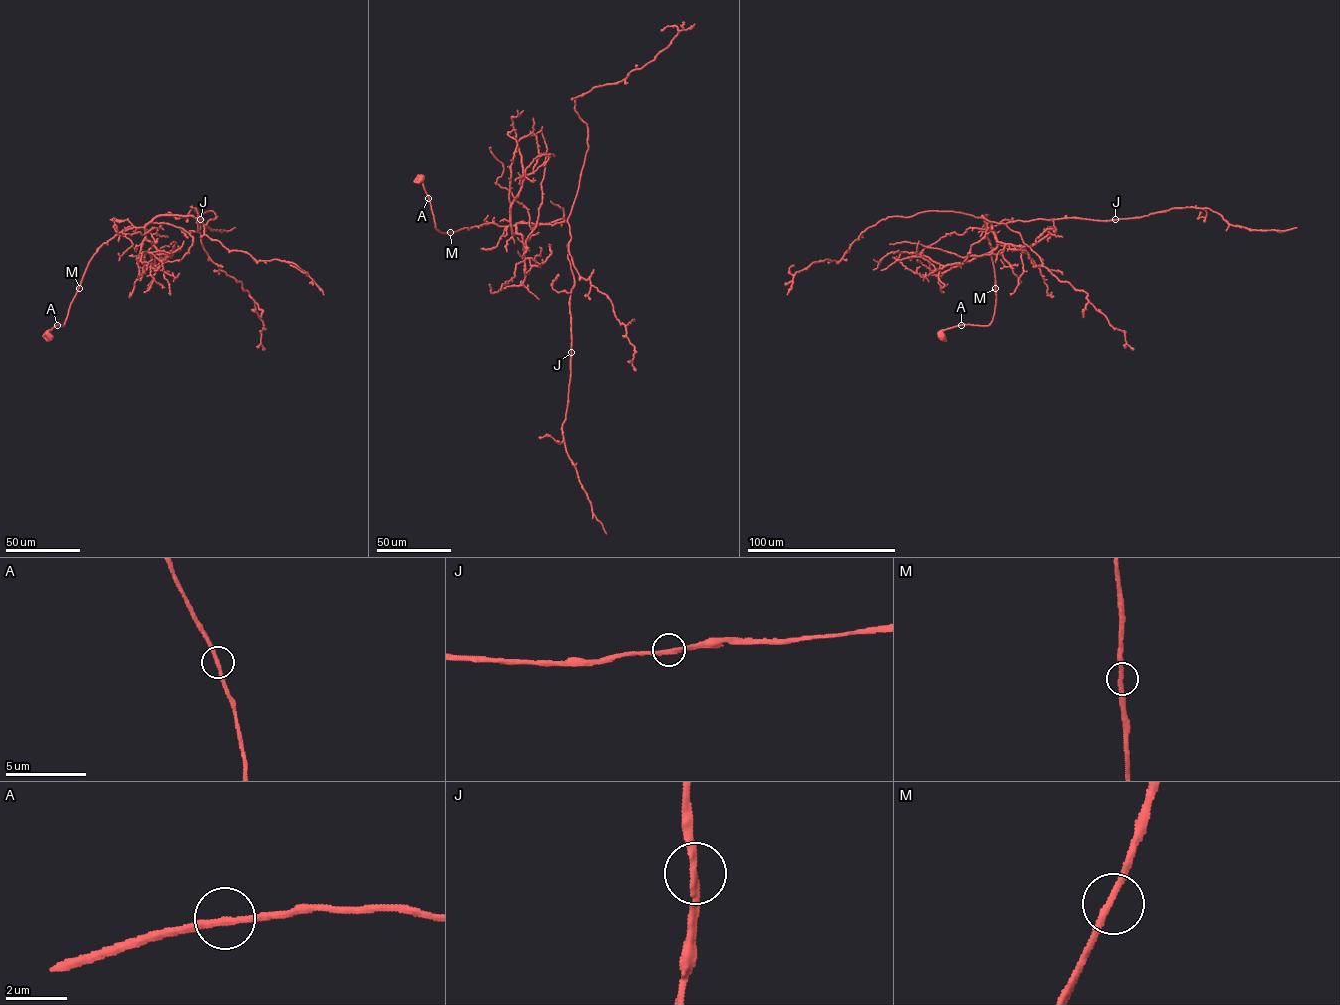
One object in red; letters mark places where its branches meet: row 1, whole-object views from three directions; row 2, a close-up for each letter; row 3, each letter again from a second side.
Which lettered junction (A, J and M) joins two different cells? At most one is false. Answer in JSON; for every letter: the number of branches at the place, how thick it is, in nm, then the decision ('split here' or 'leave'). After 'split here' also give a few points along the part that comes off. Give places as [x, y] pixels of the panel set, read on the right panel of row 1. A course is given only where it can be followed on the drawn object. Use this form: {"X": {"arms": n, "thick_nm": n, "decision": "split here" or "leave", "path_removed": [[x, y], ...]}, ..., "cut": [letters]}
{"A": {"arms": 2, "thick_nm": 240, "decision": "leave"}, "J": {"arms": 2, "thick_nm": 240, "decision": "leave"}, "M": {"arms": 2, "thick_nm": 240, "decision": "leave"}, "cut": []}

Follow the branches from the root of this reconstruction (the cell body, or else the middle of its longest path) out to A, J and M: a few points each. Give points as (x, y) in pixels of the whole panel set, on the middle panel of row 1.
A: (419, 178), (428, 198)
J: (419, 178), (441, 232), (490, 223), (568, 223), (574, 281), (571, 352)
M: (419, 178), (430, 202), (435, 228), (441, 232), (450, 232)

